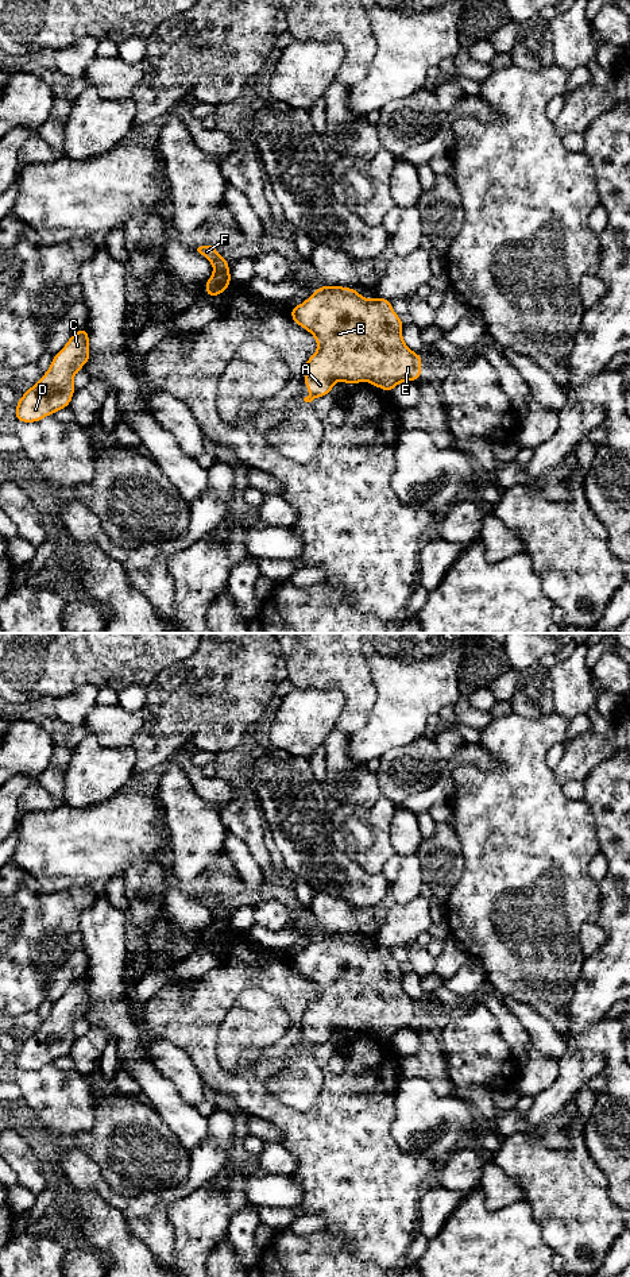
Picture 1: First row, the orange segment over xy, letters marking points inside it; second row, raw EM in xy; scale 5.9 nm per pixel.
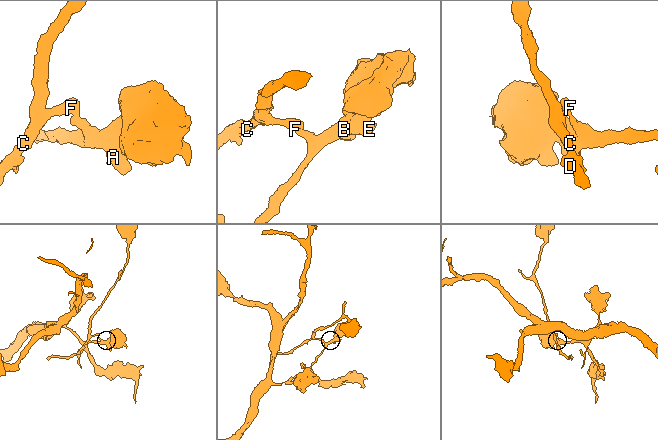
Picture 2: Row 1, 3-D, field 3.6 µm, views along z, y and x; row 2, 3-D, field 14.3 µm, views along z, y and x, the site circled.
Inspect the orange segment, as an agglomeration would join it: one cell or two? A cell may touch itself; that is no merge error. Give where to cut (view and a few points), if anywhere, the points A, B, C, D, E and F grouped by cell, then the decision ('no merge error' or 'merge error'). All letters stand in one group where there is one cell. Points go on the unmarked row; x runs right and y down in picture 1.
cut in xy along (215, 918), (228, 919); A B E / C D F; merge error

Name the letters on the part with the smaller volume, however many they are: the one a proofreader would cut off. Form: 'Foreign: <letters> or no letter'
Foreign: C, D, F

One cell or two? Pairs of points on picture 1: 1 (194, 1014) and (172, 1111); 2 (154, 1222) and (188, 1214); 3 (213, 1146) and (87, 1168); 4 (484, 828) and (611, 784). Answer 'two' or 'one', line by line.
1: two
2: two
3: one
4: two

